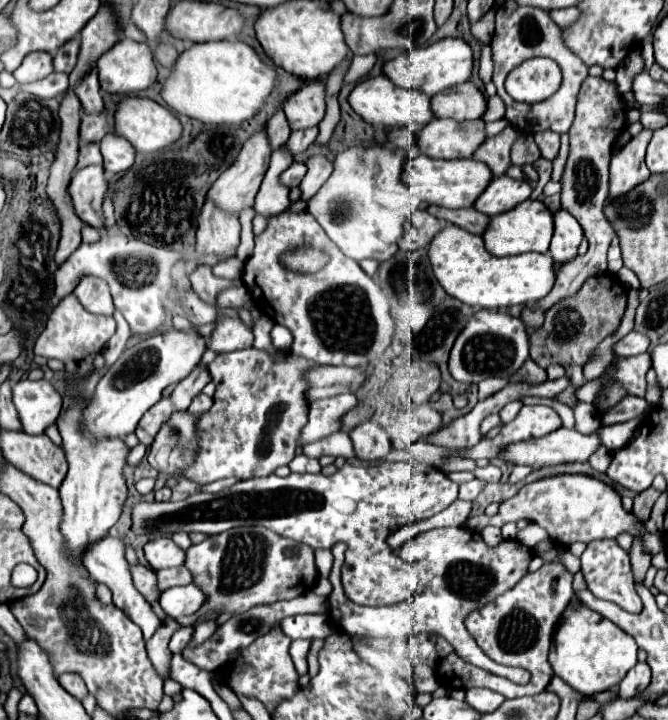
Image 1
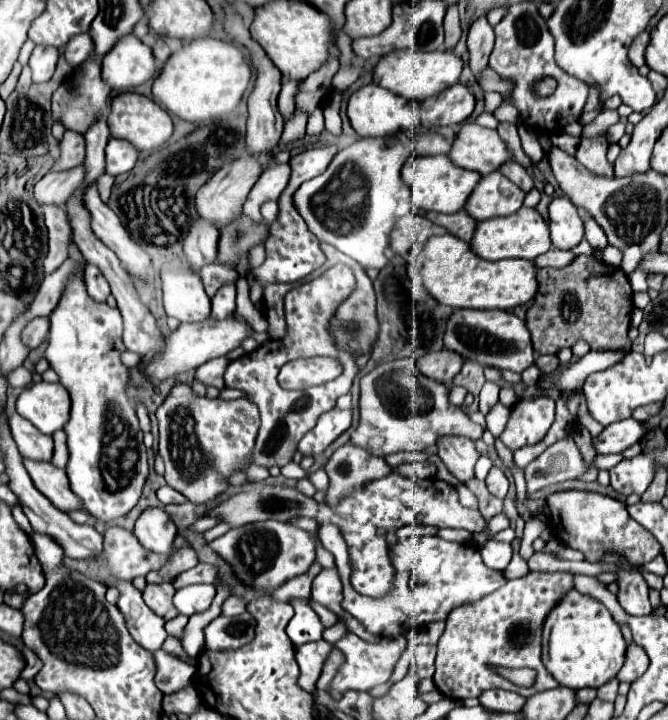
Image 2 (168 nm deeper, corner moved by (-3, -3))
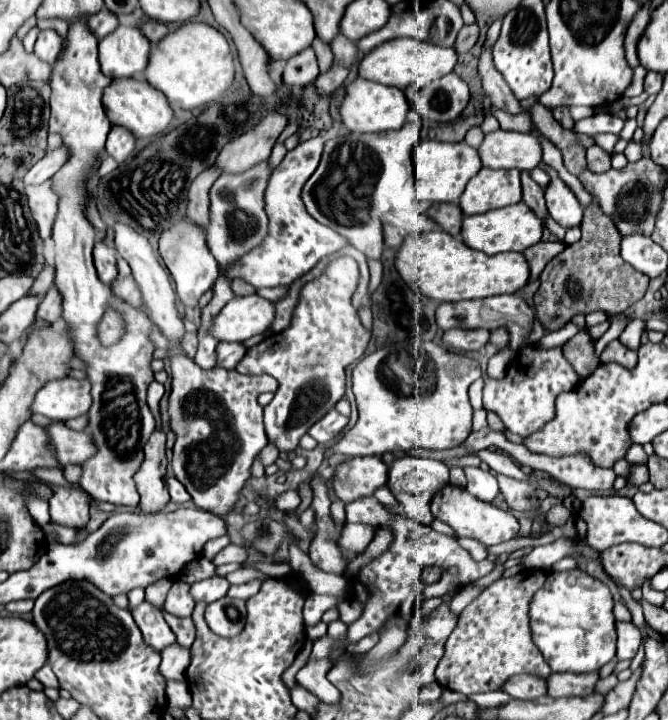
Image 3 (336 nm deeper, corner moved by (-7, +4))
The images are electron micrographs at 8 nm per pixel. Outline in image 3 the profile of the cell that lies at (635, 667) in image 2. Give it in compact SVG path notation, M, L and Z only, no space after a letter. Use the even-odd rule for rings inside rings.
M617 621L617 657L619 659L633 659L639 643L641 643L641 633L633 623Z

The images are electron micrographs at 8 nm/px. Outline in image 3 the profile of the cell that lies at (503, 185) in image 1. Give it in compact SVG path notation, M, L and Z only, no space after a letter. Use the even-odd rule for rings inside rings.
M481 167L481 171L467 183L463 197L459 201L459 207L463 209L465 215L477 215L485 213L489 209L505 207L511 203L521 201L521 181L519 181L519 171L517 169L487 169Z

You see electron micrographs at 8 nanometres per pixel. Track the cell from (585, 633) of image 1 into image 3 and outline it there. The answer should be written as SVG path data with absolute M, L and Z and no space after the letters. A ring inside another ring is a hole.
M551 571L529 605L531 639L551 671L589 673L615 657L615 617L609 587L585 571Z

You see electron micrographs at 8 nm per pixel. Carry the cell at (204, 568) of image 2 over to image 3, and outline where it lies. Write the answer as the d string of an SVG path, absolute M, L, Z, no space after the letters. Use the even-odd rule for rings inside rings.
M227 545L215 559L213 563L215 565L225 565L225 563L239 563L243 565L247 559L247 549L241 547L241 545Z

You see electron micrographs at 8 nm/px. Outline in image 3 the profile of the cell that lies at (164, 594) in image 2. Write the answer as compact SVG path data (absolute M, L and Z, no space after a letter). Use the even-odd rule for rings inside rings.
M175 581L167 593L165 609L175 617L191 617L193 605L195 605L195 601L189 593L189 583Z

